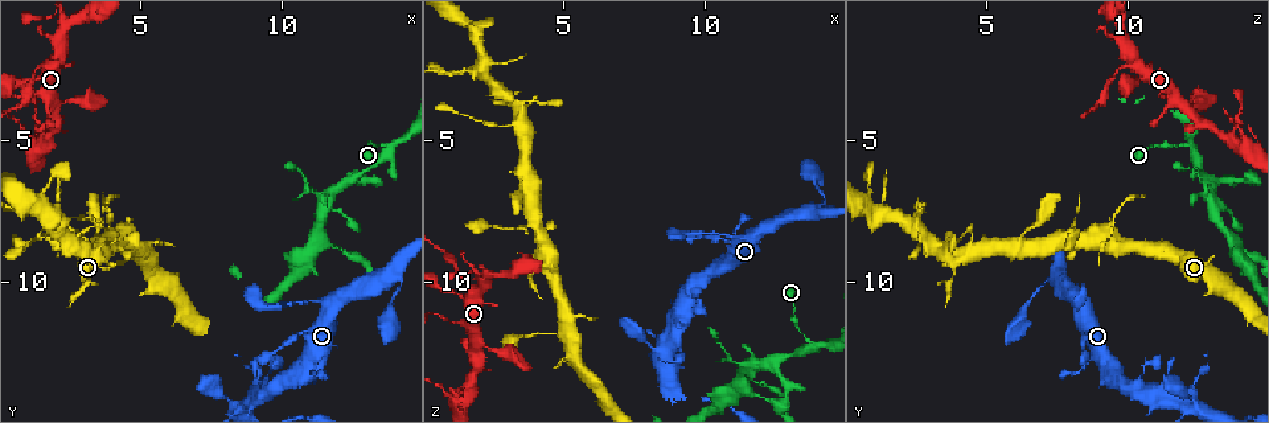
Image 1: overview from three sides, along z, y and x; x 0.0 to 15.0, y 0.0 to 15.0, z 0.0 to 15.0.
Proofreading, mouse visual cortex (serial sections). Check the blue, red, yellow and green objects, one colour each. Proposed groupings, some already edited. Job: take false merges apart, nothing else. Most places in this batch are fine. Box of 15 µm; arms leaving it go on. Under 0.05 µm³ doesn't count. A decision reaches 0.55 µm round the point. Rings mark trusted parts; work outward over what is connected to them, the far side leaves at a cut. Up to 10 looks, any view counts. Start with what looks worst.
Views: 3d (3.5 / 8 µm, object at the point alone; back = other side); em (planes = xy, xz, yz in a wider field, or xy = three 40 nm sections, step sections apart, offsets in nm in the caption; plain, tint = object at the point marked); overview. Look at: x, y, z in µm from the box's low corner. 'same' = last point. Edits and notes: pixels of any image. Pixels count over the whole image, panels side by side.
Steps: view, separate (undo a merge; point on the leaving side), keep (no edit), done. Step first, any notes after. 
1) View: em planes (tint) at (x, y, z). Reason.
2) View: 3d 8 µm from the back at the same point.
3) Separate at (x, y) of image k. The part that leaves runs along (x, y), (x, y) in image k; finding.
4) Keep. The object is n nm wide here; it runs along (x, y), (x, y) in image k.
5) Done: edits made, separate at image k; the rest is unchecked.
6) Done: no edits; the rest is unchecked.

View: 3d 8 µm at (3.5, 9.1, 3.9). Sharp bend.

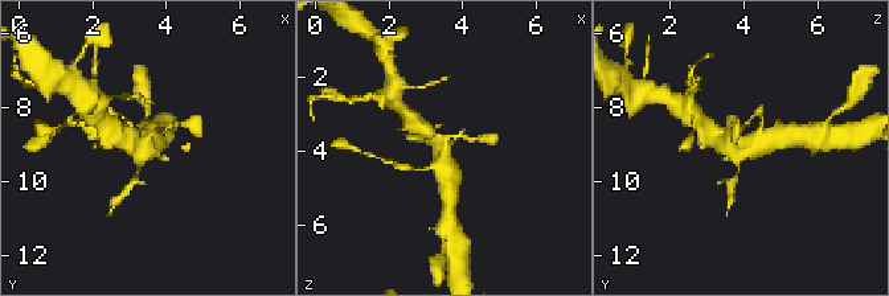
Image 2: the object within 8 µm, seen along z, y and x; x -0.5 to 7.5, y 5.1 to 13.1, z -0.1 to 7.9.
View: 3d 3.5 µm from the back at (3.5, 9.2, 4.0). Zoom in.

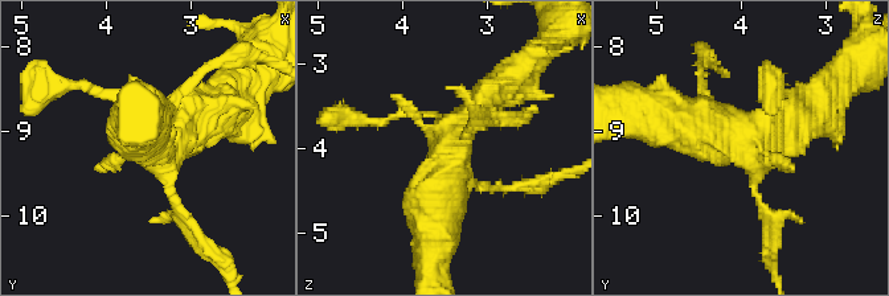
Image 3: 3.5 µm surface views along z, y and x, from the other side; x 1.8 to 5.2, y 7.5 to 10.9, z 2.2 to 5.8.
Keep. One cell here.

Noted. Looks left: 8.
View: 3d 3.5 µm at (13.8, 5.2, 12.2). Sharp bend.

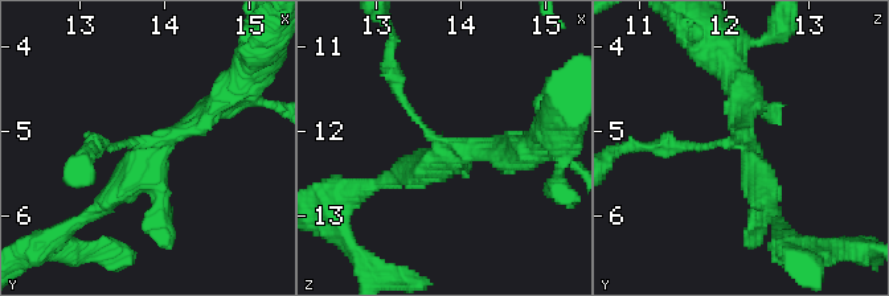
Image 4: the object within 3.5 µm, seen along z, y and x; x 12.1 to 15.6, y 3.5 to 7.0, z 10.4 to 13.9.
View: em xy step 5 (tint) at (13.85, 5.15, 12.20).

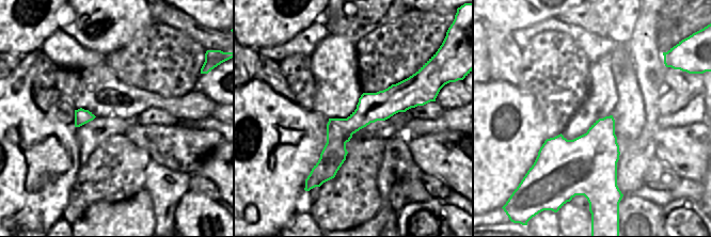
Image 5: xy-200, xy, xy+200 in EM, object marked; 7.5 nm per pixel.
Keep. The object is 220 nm wide here; it runs along (422, 99), (372, 107), (313, 174) in image 5; continuous, no second cell.

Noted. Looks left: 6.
View: 3d 3.5 µm from the back at (1.3, 2.5, 9.6). A narrow waist.

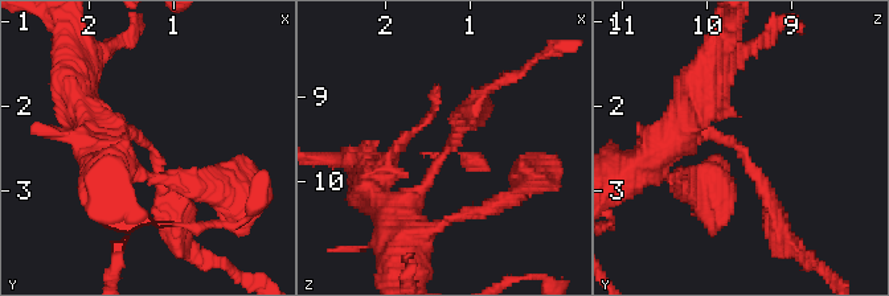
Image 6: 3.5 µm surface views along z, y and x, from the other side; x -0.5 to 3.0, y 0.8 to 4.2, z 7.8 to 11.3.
View: em xy step 2 (tint) at (1.25, 2.55, 9.65). The arms are 200, 250 nm wide; need the tissue.

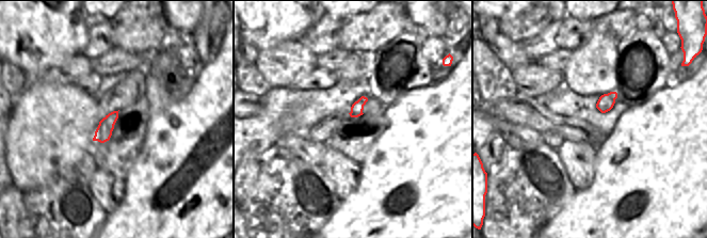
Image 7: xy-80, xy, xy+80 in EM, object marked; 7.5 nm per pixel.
View: em xy step 3 (tint) at the same point. Cut it another way.

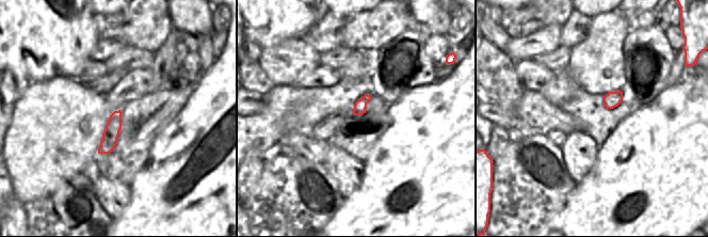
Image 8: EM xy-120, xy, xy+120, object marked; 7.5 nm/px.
Keep. It runs along (118, 113), (108, 143), (100, 151) in image 8; all the same cell.

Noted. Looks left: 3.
View: 3d 3.5 µm at (11.4, 10.6, 8.5). Small branch off a trunk.

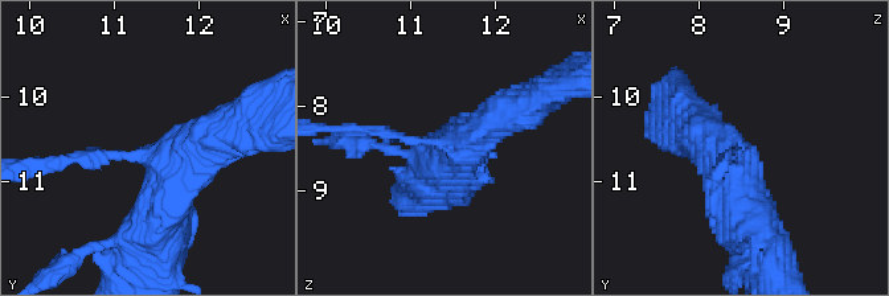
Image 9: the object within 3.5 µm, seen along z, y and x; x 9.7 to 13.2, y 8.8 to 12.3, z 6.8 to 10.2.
View: em xy step 3 (tint) at (11.40, 10.70, 8.45). 3 arms meet here; the arms are 100, 500, 700 nm wide.

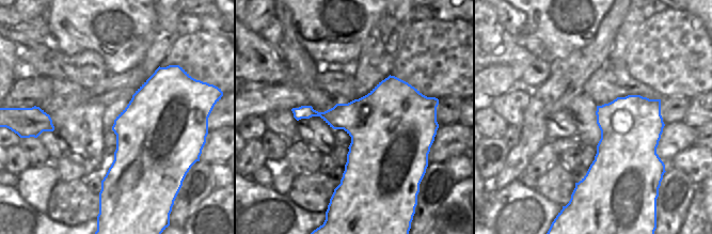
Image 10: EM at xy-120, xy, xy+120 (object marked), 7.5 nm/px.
Keep. All the same cell.

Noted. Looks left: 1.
Done: no edits; the rest is unchecked.

